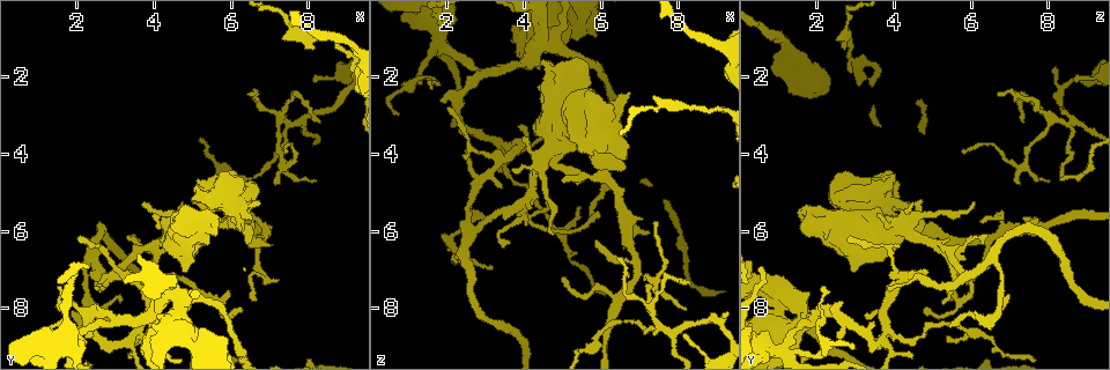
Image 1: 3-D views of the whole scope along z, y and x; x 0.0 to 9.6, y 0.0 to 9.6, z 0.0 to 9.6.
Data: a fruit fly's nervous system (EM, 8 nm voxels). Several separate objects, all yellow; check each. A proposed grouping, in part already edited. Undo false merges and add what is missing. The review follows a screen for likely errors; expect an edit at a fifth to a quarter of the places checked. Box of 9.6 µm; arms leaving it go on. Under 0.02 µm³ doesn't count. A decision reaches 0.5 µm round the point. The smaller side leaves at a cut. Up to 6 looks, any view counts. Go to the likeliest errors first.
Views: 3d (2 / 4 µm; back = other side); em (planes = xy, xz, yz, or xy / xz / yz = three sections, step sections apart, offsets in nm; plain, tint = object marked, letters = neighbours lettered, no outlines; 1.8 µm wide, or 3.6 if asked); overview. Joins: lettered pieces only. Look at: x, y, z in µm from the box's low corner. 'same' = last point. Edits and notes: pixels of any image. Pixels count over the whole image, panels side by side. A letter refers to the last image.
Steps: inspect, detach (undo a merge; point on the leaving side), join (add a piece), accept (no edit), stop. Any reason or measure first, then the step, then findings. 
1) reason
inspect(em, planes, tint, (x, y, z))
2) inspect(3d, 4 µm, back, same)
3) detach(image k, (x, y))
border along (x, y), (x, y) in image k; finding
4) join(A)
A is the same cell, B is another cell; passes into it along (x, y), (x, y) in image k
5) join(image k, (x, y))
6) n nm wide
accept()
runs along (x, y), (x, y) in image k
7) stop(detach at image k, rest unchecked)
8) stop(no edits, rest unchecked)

inspect(3d, 4 µm, (3.90, 6.40, 5.25))

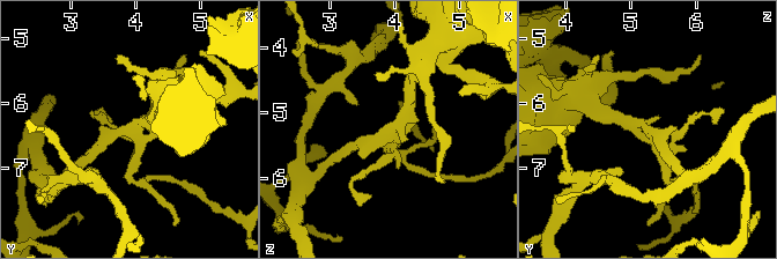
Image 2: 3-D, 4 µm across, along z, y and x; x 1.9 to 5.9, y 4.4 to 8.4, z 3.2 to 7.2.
inspect(em, xz, step 8, tint, (3.90, 6.50, 5.30))

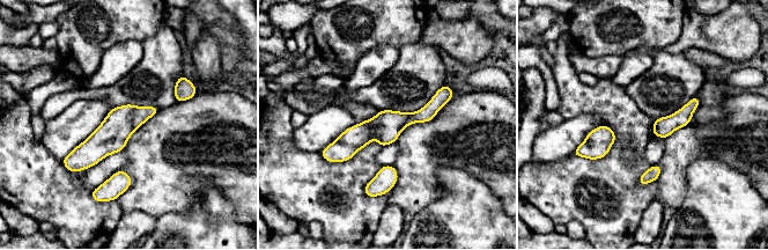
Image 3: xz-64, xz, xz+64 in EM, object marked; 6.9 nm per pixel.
inspect(em, planes, letters, same)

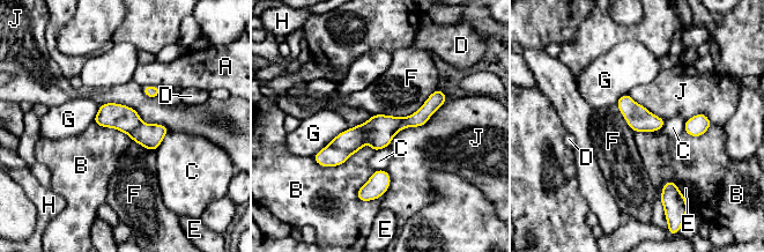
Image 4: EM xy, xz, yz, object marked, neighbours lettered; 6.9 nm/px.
accept()
A, B, C, D, E, F, G, H and J are other cells; runs along (442, 96), (321, 161) in image 4; all the same neuron

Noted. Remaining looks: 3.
touches itself
inspect(3d, 4 µm, back, (4.55, 7.75, 1.10))

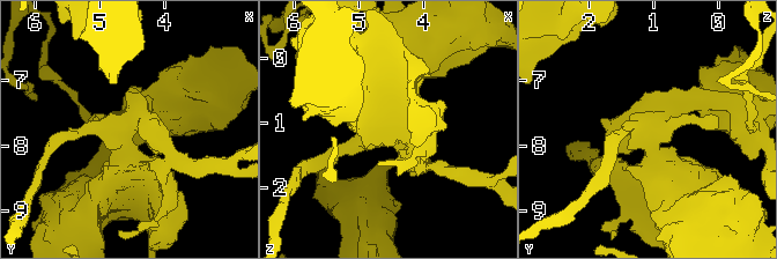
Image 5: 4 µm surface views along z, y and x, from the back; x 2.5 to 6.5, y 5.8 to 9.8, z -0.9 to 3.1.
inspect(em, xz, step 4, tint, (4.60, 7.75, 1.05))

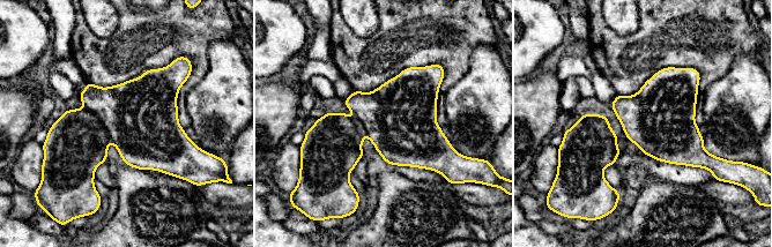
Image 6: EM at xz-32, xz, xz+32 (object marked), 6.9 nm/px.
inspect(em, planes, letters, same)

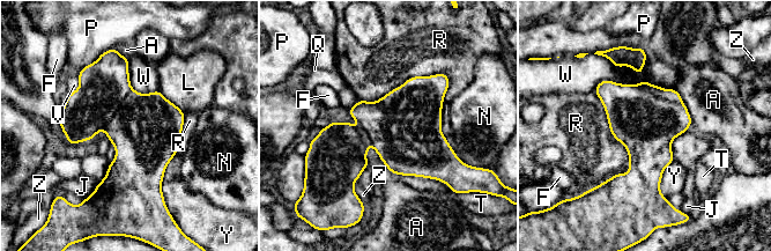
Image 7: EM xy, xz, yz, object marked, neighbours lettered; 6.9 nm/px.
480 nm wide
accept()
A, F, J, L, N, P, Q, R, T, V, W, Y and Z are other cells; one neuron here

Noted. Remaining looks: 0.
stop(no edits, rest unchecked)

